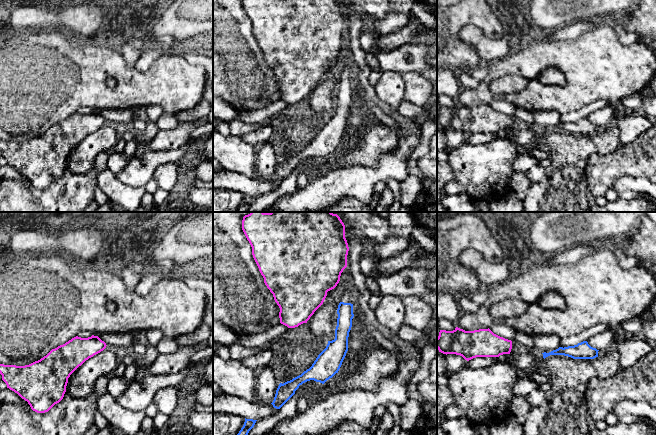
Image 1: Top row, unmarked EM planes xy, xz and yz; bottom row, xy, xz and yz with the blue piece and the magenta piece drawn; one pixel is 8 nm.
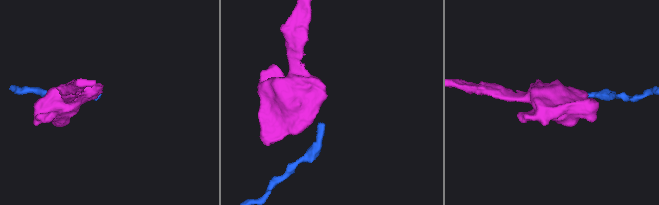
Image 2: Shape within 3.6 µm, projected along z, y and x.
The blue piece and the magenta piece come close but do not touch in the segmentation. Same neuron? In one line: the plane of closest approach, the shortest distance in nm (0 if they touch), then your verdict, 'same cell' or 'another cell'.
xz | 120 nm | another cell

